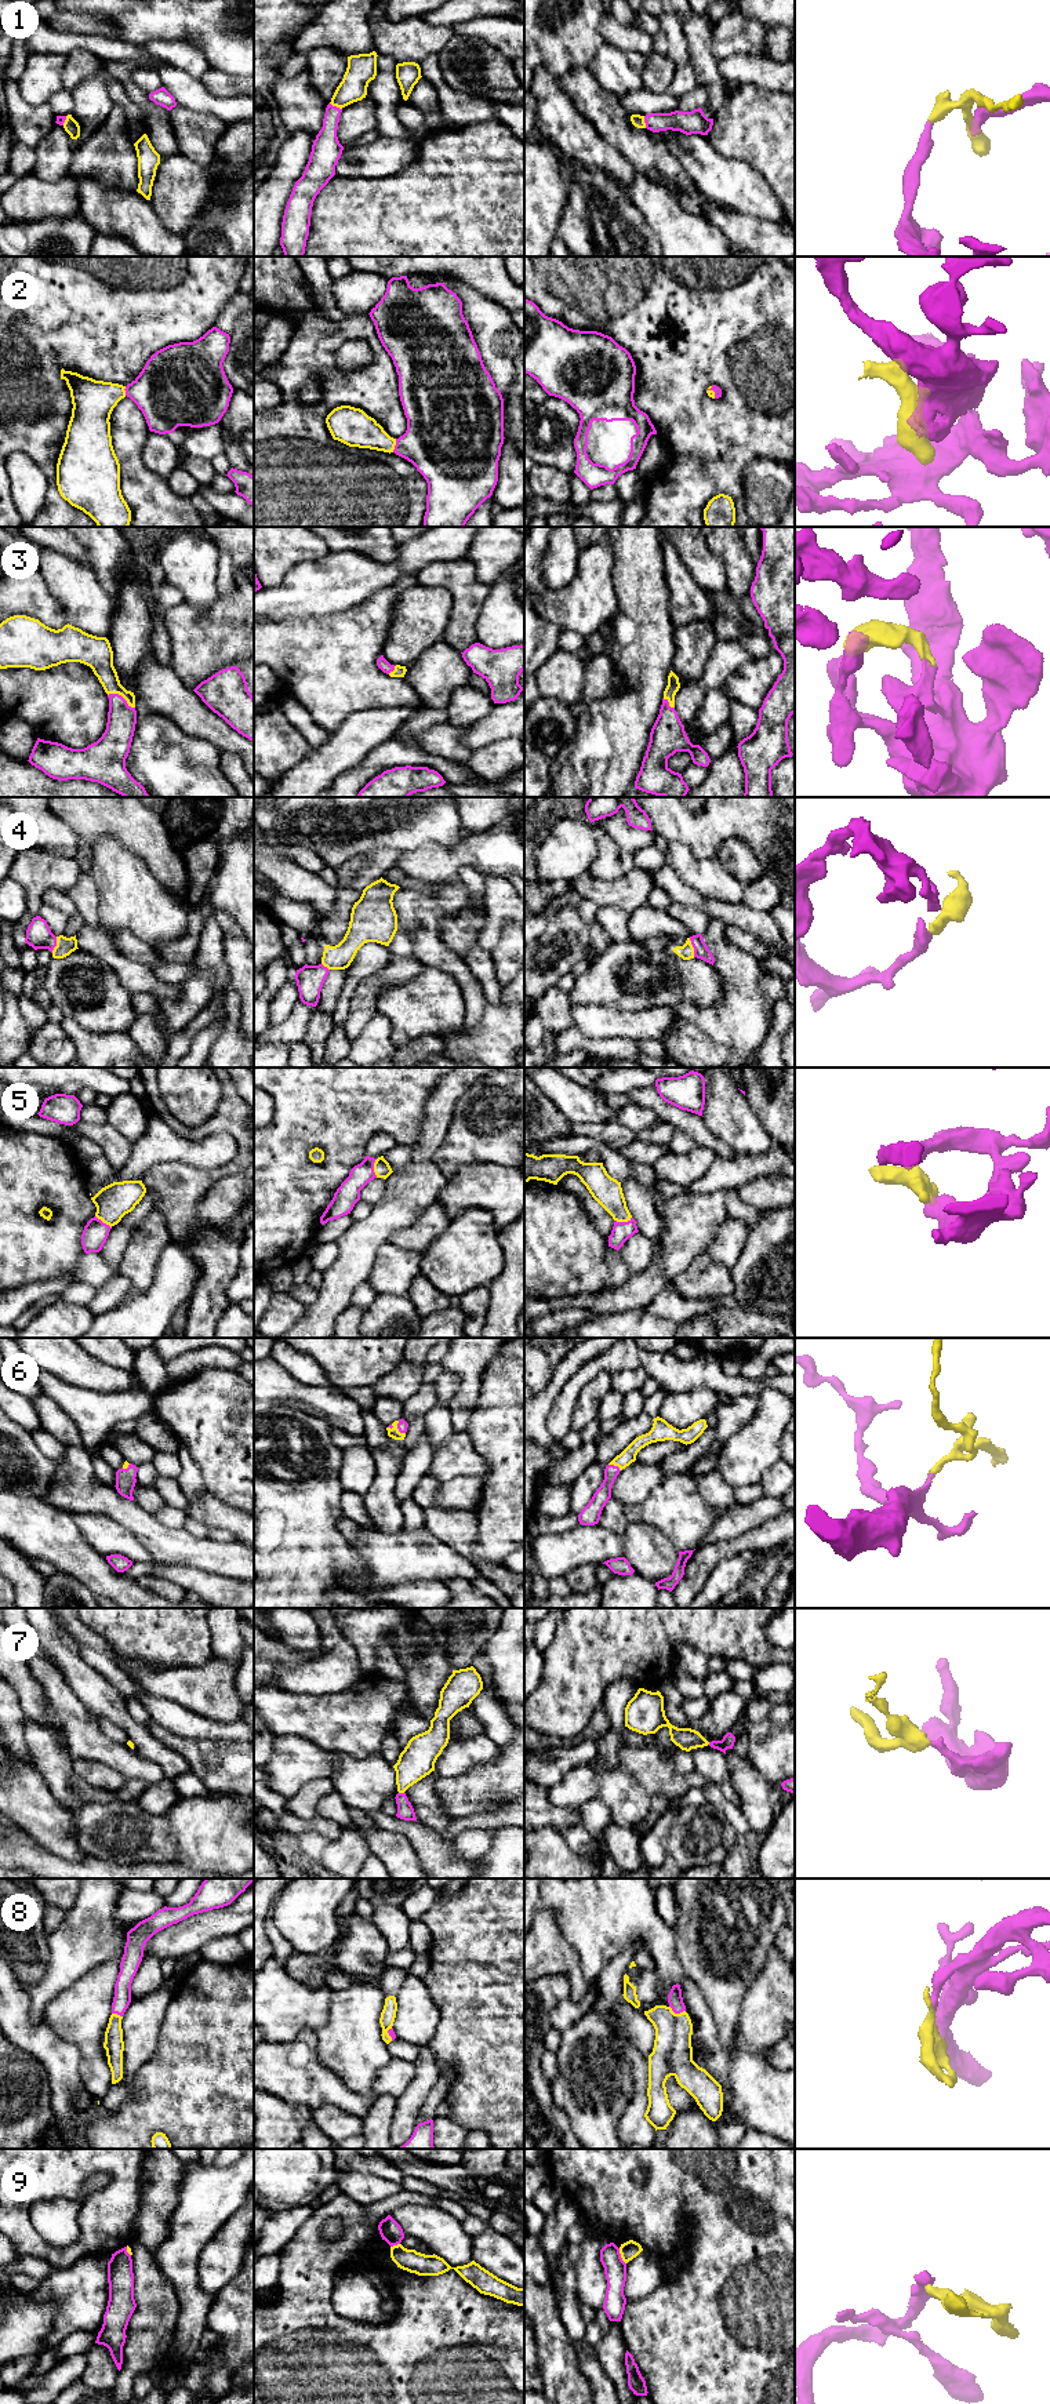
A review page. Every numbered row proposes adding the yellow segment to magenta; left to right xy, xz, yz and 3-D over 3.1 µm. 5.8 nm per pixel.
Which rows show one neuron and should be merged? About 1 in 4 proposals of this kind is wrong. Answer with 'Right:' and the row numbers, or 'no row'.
Right: 1, 2, 3, 4, 5, 6, 7, 8

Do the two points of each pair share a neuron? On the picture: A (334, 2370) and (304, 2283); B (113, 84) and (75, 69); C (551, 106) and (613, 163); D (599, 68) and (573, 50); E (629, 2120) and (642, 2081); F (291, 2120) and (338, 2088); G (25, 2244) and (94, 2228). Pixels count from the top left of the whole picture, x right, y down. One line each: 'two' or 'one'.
A: one
B: one
C: one
D: two
E: one
F: two
G: one

